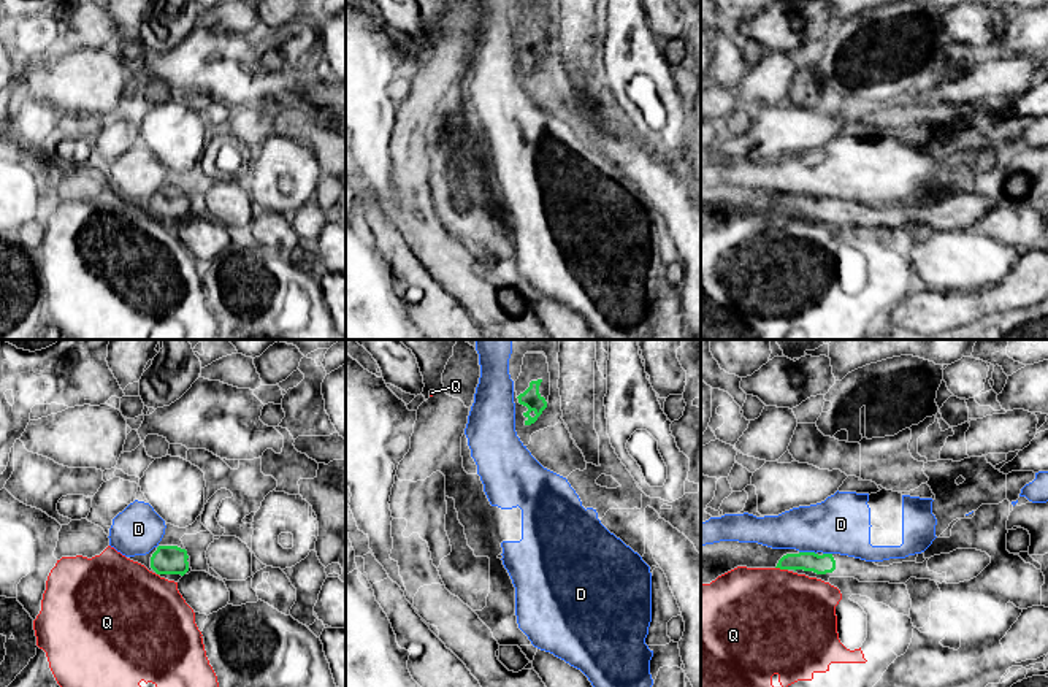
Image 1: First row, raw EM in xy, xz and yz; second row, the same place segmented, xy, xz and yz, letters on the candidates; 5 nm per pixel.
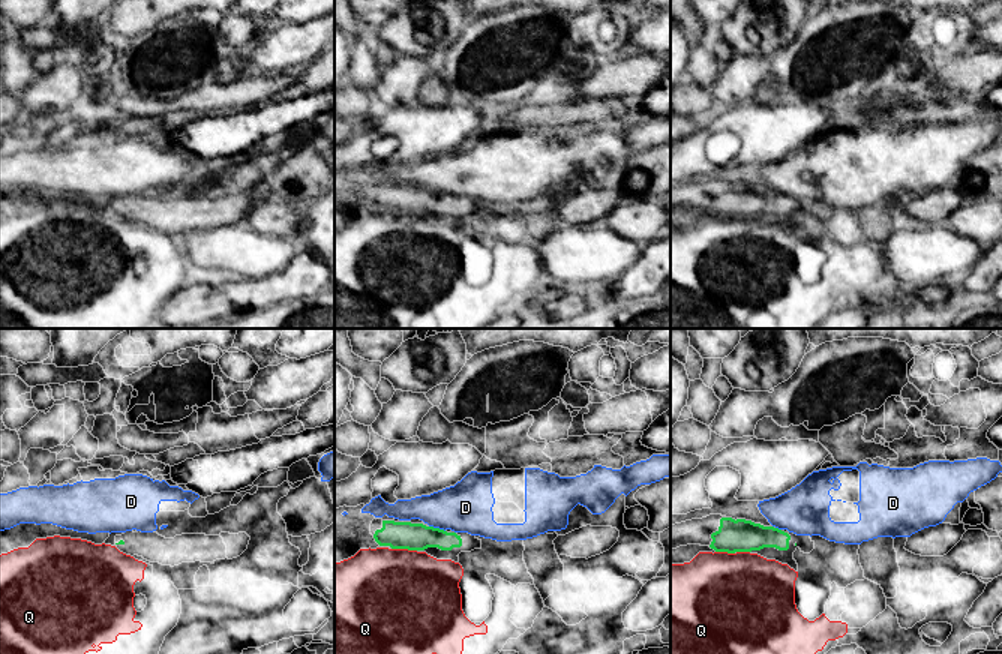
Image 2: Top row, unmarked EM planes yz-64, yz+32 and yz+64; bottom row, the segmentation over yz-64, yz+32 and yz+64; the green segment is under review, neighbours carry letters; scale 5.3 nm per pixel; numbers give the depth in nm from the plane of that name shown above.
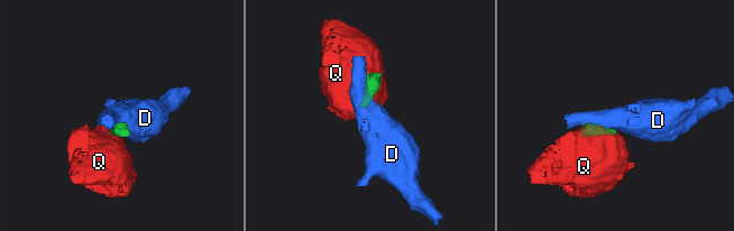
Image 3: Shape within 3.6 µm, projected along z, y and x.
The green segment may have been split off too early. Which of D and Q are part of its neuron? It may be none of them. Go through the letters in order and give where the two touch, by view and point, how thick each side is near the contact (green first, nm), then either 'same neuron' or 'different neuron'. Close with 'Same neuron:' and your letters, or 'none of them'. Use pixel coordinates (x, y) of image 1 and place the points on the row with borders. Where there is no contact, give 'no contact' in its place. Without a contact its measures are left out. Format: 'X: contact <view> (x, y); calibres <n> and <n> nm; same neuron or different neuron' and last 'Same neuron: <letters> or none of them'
D: contact yz (807, 552); calibres 100 and 300 nm; different neuron
Q: contact yz (782, 568); calibres 100 and 500 nm; different neuron
Same neuron: none of them

